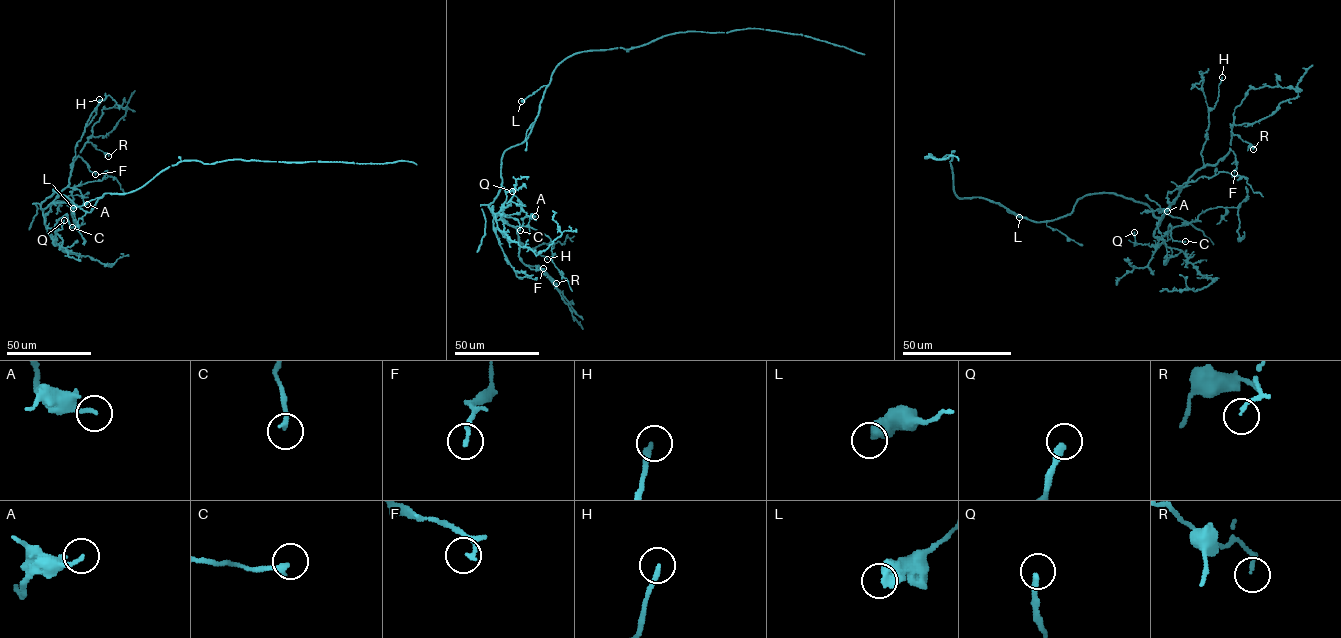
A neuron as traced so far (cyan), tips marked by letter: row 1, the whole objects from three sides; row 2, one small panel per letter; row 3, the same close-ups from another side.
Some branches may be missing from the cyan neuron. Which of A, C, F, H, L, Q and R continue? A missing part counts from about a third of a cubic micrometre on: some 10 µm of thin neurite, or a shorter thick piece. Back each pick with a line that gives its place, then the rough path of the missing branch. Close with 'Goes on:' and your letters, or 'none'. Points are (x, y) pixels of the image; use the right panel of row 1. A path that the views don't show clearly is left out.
H: (1222, 77)
Goes on: H

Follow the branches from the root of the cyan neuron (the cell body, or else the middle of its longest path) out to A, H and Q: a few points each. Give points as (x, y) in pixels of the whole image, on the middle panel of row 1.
A: (544, 92), (528, 137), (503, 154), (500, 189), (489, 207), (515, 226), (521, 226), (525, 217), (535, 216)
H: (544, 92), (528, 137), (503, 154), (500, 189), (489, 207), (517, 229), (520, 244), (547, 259)
Q: (544, 92), (528, 137), (503, 154), (502, 183), (490, 210), (492, 206), (497, 213), (506, 193), (512, 191)

